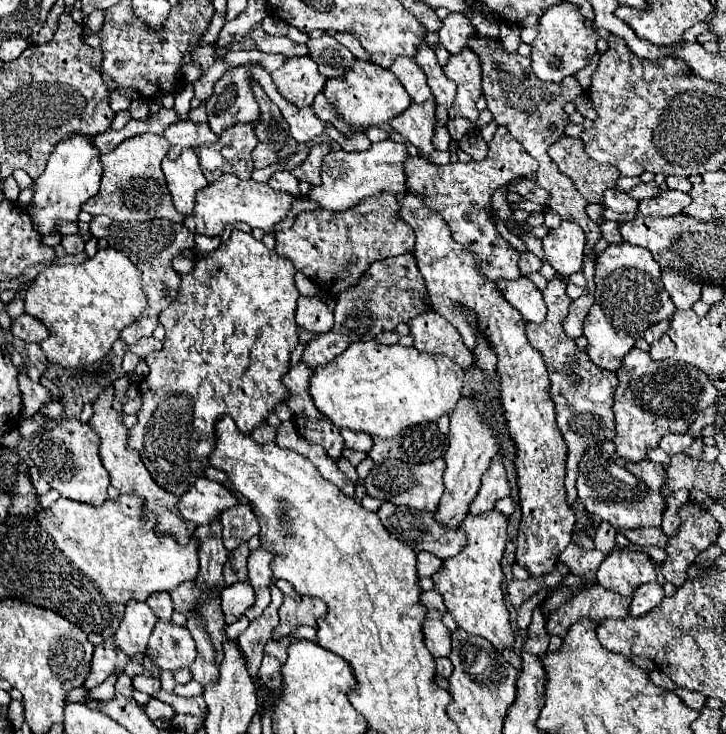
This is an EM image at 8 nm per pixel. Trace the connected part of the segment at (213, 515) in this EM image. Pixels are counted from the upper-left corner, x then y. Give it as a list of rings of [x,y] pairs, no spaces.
[[[200,477],[196,483],[180,497],[178,509],[182,517],[194,525],[210,525],[224,511],[236,507],[240,499],[236,493],[226,489],[222,483]]]

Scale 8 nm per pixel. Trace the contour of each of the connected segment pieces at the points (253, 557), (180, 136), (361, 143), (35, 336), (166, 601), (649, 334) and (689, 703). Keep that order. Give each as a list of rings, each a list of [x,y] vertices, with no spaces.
[[[262,547],[252,551],[248,557],[248,581],[256,593],[256,603],[246,611],[246,617],[250,621],[254,621],[270,605],[270,581],[272,581],[270,561],[272,555]]]
[[[178,121],[164,131],[164,137],[170,141],[168,159],[176,159],[184,149],[198,149],[204,143],[214,143],[218,137],[210,131],[206,123]]]
[[[327,123],[326,126],[329,129],[324,129],[324,133],[337,141],[346,152],[365,151],[371,146],[371,141],[365,133],[355,132],[350,137],[346,137],[332,124]]]
[[[22,313],[12,319],[10,333],[24,339],[26,343],[42,343],[48,337],[46,325],[42,325],[36,317],[30,317],[28,313]]]
[[[152,593],[146,603],[150,605],[150,609],[156,613],[158,619],[162,621],[170,621],[172,617],[172,601],[170,601],[170,595],[168,593]]]
[[[660,321],[660,323],[652,325],[652,327],[644,333],[644,341],[648,341],[648,343],[656,341],[658,337],[662,337],[662,335],[666,333],[666,329],[668,329],[668,321]]]
[[[676,689],[674,693],[676,693],[676,695],[682,699],[682,703],[684,703],[686,707],[696,709],[696,711],[700,711],[700,709],[704,707],[704,703],[706,703],[706,697],[704,697],[702,693],[696,693],[696,691],[688,691],[688,689]]]

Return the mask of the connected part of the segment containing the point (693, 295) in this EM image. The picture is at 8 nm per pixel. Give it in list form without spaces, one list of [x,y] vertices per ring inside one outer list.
[[[662,269],[662,283],[676,309],[690,309],[700,299],[700,285],[686,281],[680,273],[672,269]]]

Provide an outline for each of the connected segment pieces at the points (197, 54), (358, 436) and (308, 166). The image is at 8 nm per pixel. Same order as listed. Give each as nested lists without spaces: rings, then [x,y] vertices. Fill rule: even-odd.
[[[214,43],[206,46],[198,46],[192,54],[192,63],[199,64],[202,72],[206,71],[211,65],[215,63],[215,47],[213,45]]]
[[[342,429],[342,437],[346,441],[348,449],[356,449],[356,451],[364,451],[368,453],[372,447],[372,437],[366,433],[358,433],[358,431],[350,431],[350,429]]]
[[[314,145],[306,157],[304,163],[296,165],[292,169],[292,175],[300,181],[308,181],[312,185],[320,185],[320,165],[322,165],[322,157],[328,153],[326,145]]]

